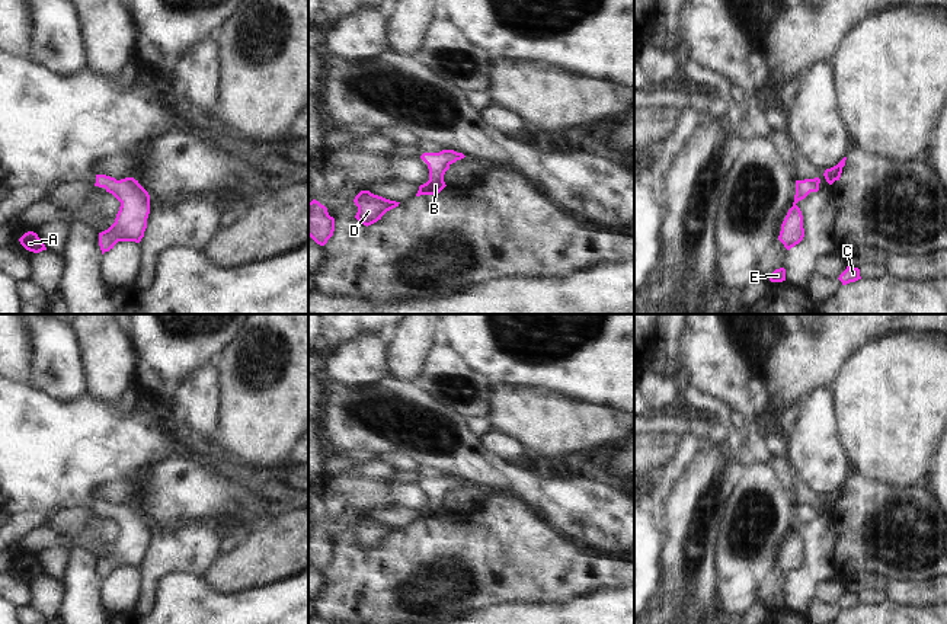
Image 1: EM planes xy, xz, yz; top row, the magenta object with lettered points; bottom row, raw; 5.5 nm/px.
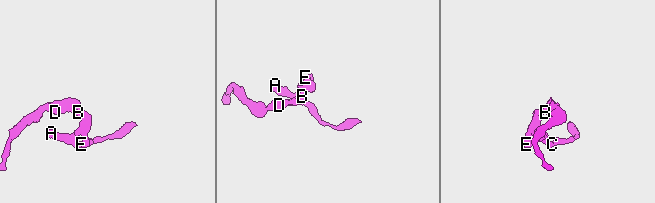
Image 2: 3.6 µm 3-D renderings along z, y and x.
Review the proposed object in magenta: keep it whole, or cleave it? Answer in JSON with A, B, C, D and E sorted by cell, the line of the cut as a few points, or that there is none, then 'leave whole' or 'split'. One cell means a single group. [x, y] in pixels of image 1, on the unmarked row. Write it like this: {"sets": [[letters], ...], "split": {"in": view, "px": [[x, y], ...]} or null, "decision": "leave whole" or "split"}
{"sets": [["A", "B", "C", "D", "E"]], "split": null, "decision": "leave whole"}

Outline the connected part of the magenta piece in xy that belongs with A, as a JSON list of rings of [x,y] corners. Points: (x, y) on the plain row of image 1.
[[[28,557],[25,559],[20,564],[19,564],[20,570],[29,576],[29,577],[33,577],[33,579],[39,579],[42,576],[47,576],[42,564],[38,563],[36,559],[33,557]]]

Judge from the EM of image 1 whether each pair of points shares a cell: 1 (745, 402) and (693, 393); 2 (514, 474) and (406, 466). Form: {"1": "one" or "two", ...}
{"1": "two", "2": "two"}

